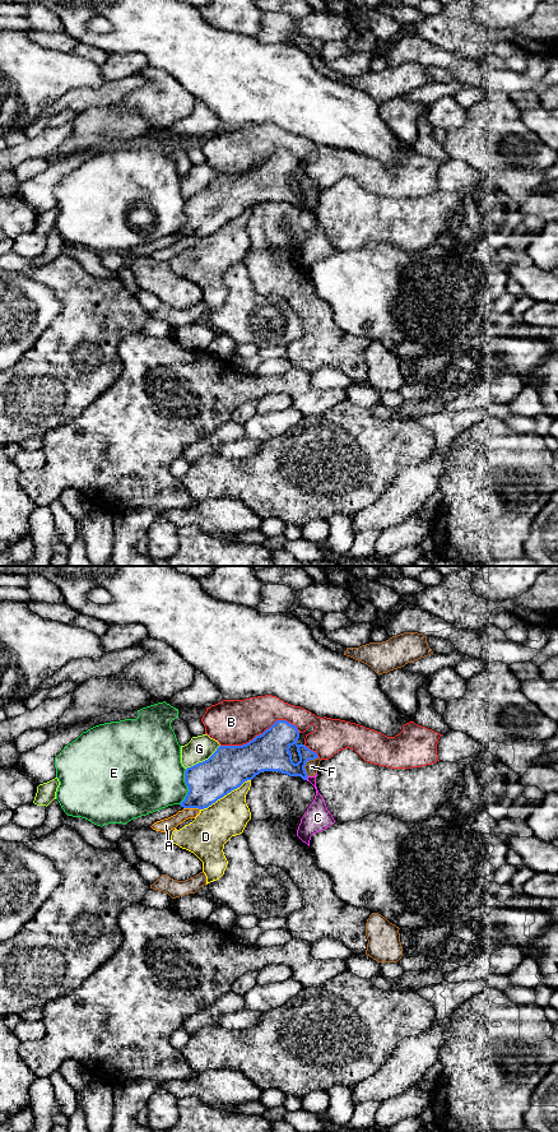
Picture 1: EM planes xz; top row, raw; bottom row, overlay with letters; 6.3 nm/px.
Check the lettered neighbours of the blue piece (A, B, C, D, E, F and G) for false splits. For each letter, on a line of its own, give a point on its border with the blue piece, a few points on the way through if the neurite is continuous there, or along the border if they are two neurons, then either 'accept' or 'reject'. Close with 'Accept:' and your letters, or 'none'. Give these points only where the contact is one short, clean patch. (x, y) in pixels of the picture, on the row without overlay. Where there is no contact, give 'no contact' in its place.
A: contact xz (191, 236); reject
B: contact xz (260, 163); reject
C: contact xz (306, 207); border xz (307, 204), (306, 208); reject
D: contact xz (224, 223); reject
E: contact xz (187, 216); reject
F: contact xz (305, 193); reject
G: contact xz (203, 190); reject
Accept: none

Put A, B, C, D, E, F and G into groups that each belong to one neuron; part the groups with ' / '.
A / B / C F / D / E / G

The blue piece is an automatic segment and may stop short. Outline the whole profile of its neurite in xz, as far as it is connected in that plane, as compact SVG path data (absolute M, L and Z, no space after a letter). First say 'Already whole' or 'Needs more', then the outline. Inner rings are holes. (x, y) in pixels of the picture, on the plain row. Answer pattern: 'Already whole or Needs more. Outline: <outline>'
Already whole. Outline: M276 149L246 173L219 175L208 189L186 198L185 212L189 221L180 235L208 237L262 200L279 200L307 209L306 191L318 185L304 173L298 173L298 167L296 154ZM293 173L299 185L297 192L289 180Z

